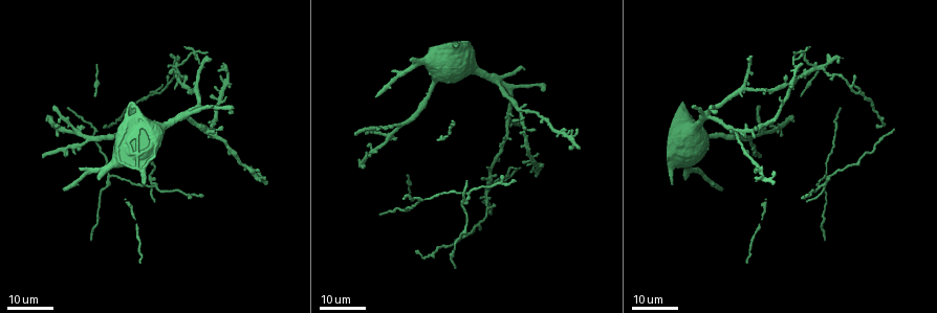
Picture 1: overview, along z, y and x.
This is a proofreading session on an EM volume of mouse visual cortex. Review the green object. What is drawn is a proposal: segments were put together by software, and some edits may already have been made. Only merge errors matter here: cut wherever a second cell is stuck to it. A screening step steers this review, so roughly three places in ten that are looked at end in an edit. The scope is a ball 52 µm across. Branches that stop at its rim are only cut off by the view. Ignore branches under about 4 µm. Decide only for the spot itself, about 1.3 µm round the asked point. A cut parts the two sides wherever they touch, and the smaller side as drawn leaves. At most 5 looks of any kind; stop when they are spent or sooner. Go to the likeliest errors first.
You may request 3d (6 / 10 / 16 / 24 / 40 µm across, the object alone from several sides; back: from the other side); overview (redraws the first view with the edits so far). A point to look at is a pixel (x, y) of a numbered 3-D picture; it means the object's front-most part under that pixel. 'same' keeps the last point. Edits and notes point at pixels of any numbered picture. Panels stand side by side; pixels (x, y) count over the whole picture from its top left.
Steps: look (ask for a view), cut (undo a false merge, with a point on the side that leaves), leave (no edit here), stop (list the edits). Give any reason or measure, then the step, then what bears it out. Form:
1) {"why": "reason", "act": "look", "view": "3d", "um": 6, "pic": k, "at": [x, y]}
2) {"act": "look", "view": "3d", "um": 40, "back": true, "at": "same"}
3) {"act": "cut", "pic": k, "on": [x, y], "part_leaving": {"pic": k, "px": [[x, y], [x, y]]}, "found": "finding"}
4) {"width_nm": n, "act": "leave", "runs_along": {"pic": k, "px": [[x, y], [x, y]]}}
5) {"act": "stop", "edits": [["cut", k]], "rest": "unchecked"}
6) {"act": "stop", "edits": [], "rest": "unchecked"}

{"why": "side arm on a straight run", "act": "look", "view": "3d", "um": 16, "pic": 1, "at": [109, 174]}

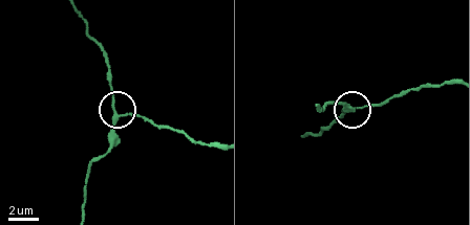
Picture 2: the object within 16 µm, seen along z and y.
{"act": "look", "view": "3d", "um": 10, "pic": 2, "at": [114, 115]}

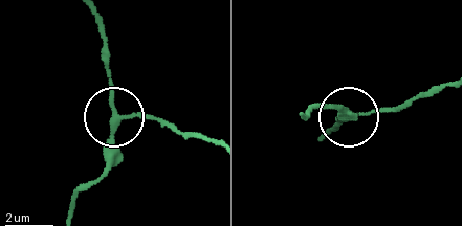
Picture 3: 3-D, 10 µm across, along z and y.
{"arms": 3, "act": "cut", "pic": 3, "on": [161, 121], "part_leaving": {"pic": 3, "px": [[132, 114], [159, 117], [214, 141]]}, "found": "two cells meet here"}

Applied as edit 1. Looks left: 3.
{"act": "look", "view": "overview"}

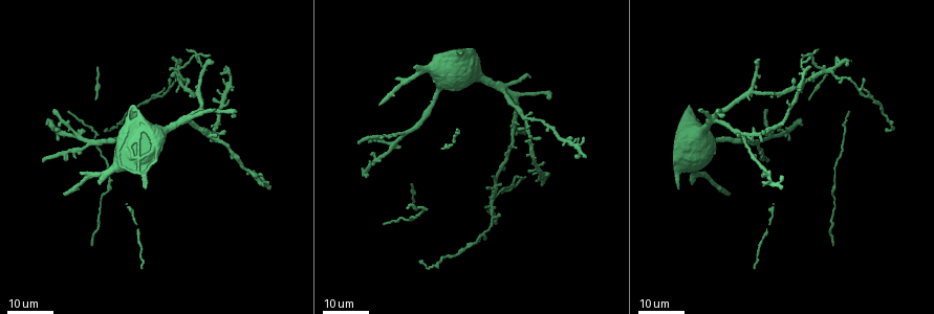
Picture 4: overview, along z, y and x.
{"why": "thin arm on a thick one", "act": "look", "view": "3d", "um": 24, "pic": 4, "at": [820, 70]}

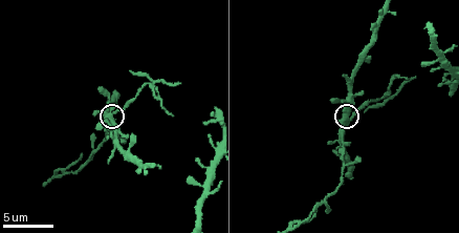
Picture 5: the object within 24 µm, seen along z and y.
{"act": "look", "view": "3d", "um": 10, "pic": 5, "at": [111, 115]}

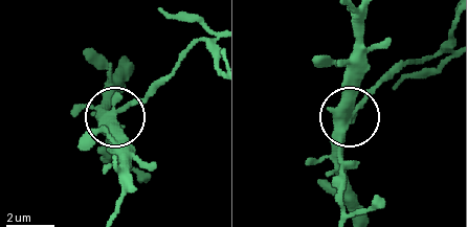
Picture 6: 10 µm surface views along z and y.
{"width_nm": 420, "act": "cut", "pic": 6, "on": [348, 162], "part_leaving": {"pic": 6, "px": [[346, 129], [340, 211]]}, "found": "two cells meet here"}

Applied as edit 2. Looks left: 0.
{"act": "stop", "edits": [["cut", 3], ["cut", 6]], "rest": "unchecked"}

